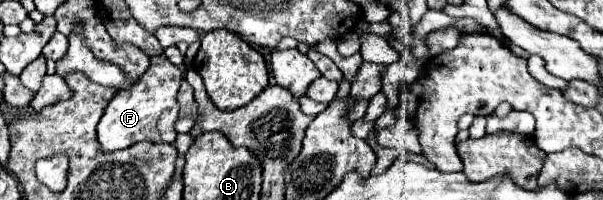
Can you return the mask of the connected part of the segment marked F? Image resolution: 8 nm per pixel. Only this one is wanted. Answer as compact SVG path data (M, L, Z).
M83 22L75 24L75 28L71 30L69 38L69 50L67 54L57 62L57 70L59 76L67 76L73 72L81 72L85 74L91 82L101 84L101 86L113 86L117 88L117 92L113 94L113 98L109 100L109 104L105 106L105 112L99 120L99 142L103 146L103 150L113 152L113 150L123 150L135 142L147 140L147 142L173 142L177 132L173 128L177 114L179 114L179 102L177 102L177 92L179 86L183 82L183 72L181 68L173 66L165 54L153 56L151 58L151 66L147 68L147 72L137 78L135 82L131 82L131 78L113 62L105 62L99 60L87 46L85 46L85 36L83 36Z

